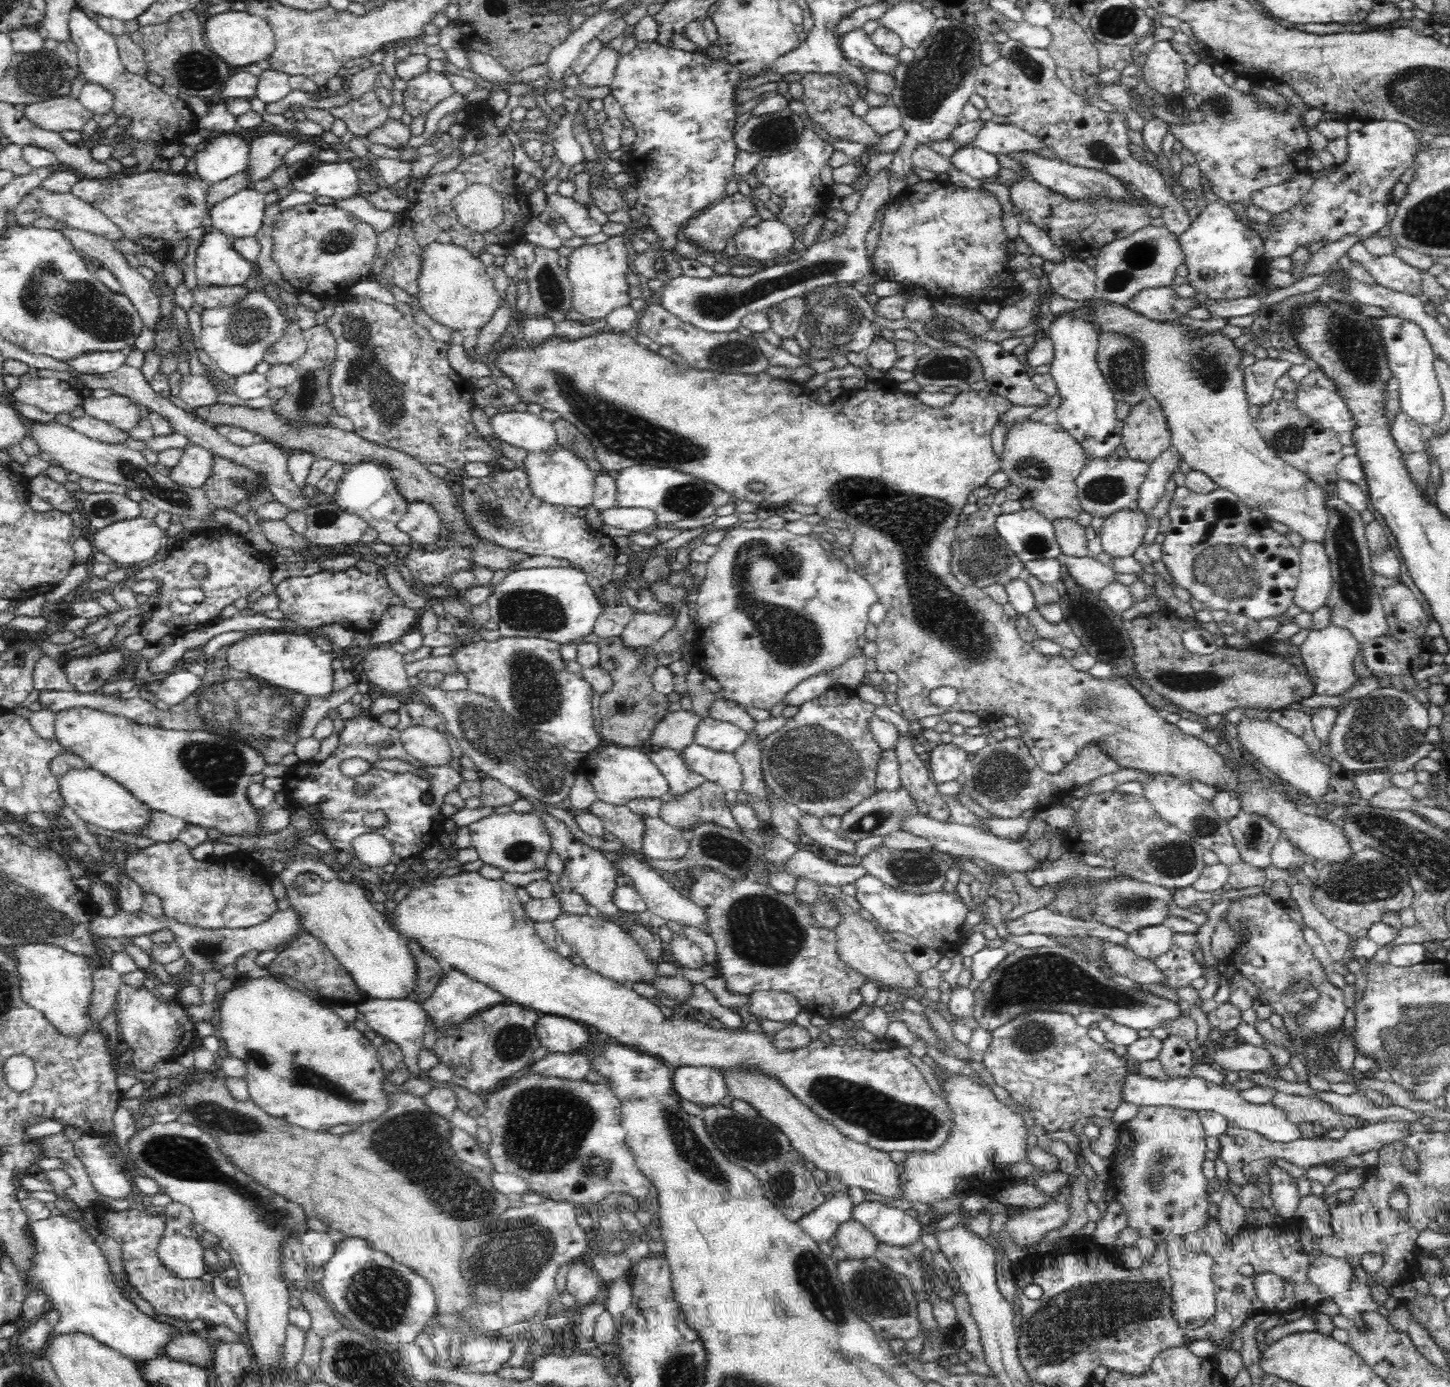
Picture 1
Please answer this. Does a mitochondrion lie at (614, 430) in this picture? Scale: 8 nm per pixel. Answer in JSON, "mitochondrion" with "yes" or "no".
{"mitochondrion":"yes"}

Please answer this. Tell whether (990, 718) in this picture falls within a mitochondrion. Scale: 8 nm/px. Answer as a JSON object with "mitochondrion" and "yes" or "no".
{"mitochondrion":"no"}

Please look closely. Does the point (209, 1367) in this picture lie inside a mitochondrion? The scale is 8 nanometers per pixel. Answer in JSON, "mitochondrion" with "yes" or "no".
{"mitochondrion":"no"}

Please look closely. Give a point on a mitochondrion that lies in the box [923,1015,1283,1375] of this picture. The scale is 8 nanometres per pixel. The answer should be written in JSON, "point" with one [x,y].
{"point":[1062,1327]}

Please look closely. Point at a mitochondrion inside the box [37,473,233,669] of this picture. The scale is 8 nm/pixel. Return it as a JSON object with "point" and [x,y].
{"point":[100,509]}

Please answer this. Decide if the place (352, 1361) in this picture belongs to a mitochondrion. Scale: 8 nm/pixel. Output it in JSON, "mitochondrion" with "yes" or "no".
{"mitochondrion":"yes"}

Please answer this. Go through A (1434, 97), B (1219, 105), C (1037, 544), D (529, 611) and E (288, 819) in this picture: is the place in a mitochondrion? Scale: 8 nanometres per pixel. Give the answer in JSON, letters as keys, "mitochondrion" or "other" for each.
{"A":"mitochondrion","B":"mitochondrion","C":"mitochondrion","D":"mitochondrion","E":"other"}

